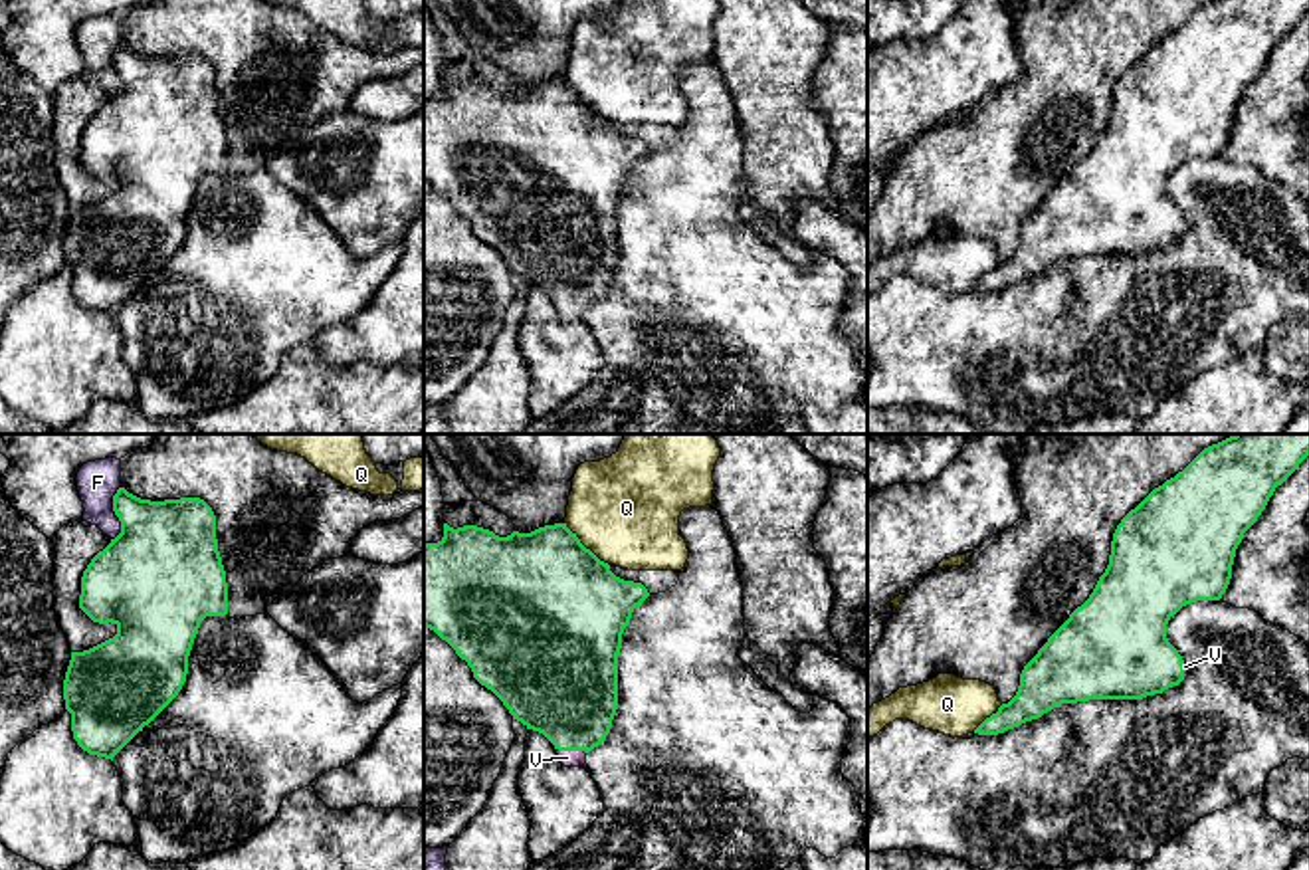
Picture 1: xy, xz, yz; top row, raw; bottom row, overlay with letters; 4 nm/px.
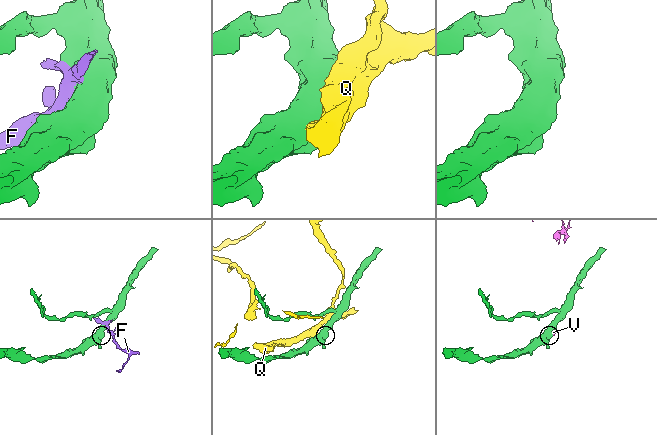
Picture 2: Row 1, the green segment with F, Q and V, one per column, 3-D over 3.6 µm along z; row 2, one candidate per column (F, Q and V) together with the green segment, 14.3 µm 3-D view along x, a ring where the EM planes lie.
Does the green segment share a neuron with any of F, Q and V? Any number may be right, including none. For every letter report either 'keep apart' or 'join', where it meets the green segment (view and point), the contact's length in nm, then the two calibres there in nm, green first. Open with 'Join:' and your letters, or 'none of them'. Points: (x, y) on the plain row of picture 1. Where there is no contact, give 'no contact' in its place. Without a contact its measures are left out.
Join: V
F: keep apart; contact xy (115, 70); length 220 nm; calibres 400 and 170 nm
Q: keep apart; contact xz (583, 102); length 260 nm; calibres 500 and 440 nm
V: join; contact xz (571, 306); length 120 nm; calibres 420 and 60 nm

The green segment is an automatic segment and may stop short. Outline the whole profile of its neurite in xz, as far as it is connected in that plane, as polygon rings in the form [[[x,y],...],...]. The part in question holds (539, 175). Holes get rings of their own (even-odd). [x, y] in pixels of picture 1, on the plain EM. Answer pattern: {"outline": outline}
{"outline": [[[444,79],[444,93],[424,99],[424,182],[467,218],[513,275],[543,289],[564,323],[584,323],[586,309],[610,289],[622,190],[648,153],[642,139],[616,133],[566,79],[507,93]]]}

